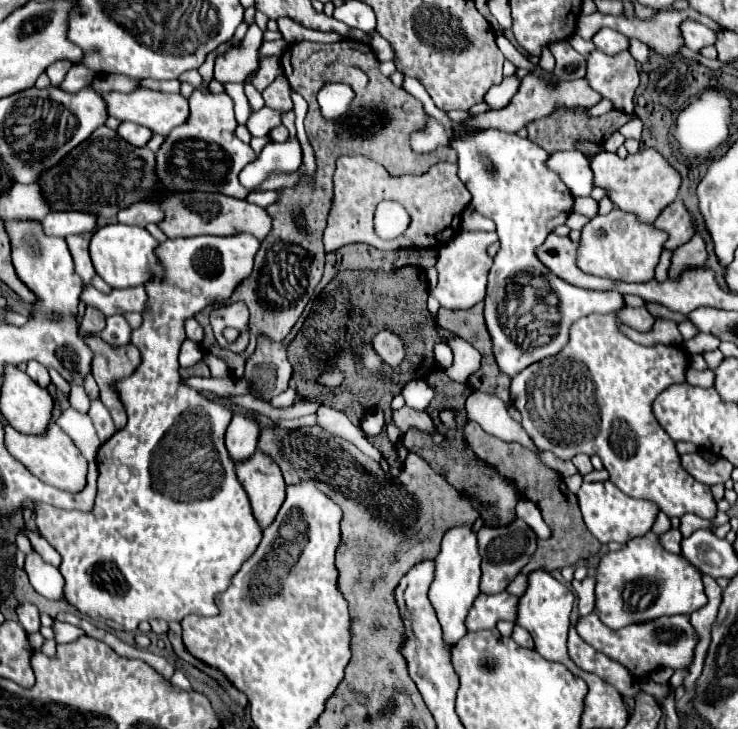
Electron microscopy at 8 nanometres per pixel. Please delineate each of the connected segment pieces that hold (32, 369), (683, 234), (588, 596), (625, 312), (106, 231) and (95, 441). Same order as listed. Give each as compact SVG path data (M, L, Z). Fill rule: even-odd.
M29 361L29 363L27 363L27 375L29 375L37 385L41 385L41 387L47 387L47 385L51 383L47 369L45 369L43 365L39 365L37 361Z
M675 199L671 205L667 205L661 215L655 219L653 223L657 229L663 229L665 233L669 233L667 241L665 241L665 249L673 251L679 245L687 243L693 237L693 223L691 223L691 215L687 213L687 209L683 207L681 199Z
M586 577L582 581L573 580L571 585L578 597L578 610L579 615L589 615L595 607L595 578Z
M626 306L620 311L618 318L621 325L627 325L627 327L631 327L631 329L635 329L641 333L650 331L655 322L655 318L645 307ZM636 327L649 327L649 330L641 331Z
M113 223L93 233L89 253L97 275L113 289L125 289L125 287L145 285L153 277L163 279L163 265L155 253L157 247L159 247L159 241L145 227Z
M65 409L57 421L55 421L69 437L73 437L75 445L79 445L79 451L87 457L87 461L91 463L91 459L95 461L95 453L97 453L97 447L101 445L97 433L95 433L95 427L89 419L89 415L81 415L77 413L75 409Z

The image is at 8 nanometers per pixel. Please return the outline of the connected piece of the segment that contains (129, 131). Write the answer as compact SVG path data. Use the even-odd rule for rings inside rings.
M121 123L117 133L119 133L119 137L123 137L127 143L131 143L135 147L143 147L151 139L151 131L141 125L135 125L135 123Z

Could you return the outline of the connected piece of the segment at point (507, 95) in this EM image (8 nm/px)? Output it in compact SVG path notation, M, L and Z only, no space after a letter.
M513 75L513 77L505 77L499 85L491 87L487 91L487 95L483 97L483 101L491 107L491 109L501 109L503 105L507 105L511 101L511 97L515 95L519 87L519 79Z

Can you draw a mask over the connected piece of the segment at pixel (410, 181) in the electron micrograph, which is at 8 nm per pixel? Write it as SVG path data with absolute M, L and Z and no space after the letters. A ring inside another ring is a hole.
M363 155L339 157L333 175L333 203L329 211L327 229L323 235L325 251L335 251L349 243L369 243L377 249L389 249L389 251L401 247L419 247L419 249L441 247L443 243L451 241L459 233L461 211L469 205L469 201L471 195L457 177L457 165L437 163L423 175L391 177L385 171L385 167L381 167L379 163ZM385 199L401 203L411 217L407 231L391 241L377 237L373 227L375 207ZM351 217L355 221L351 221Z

